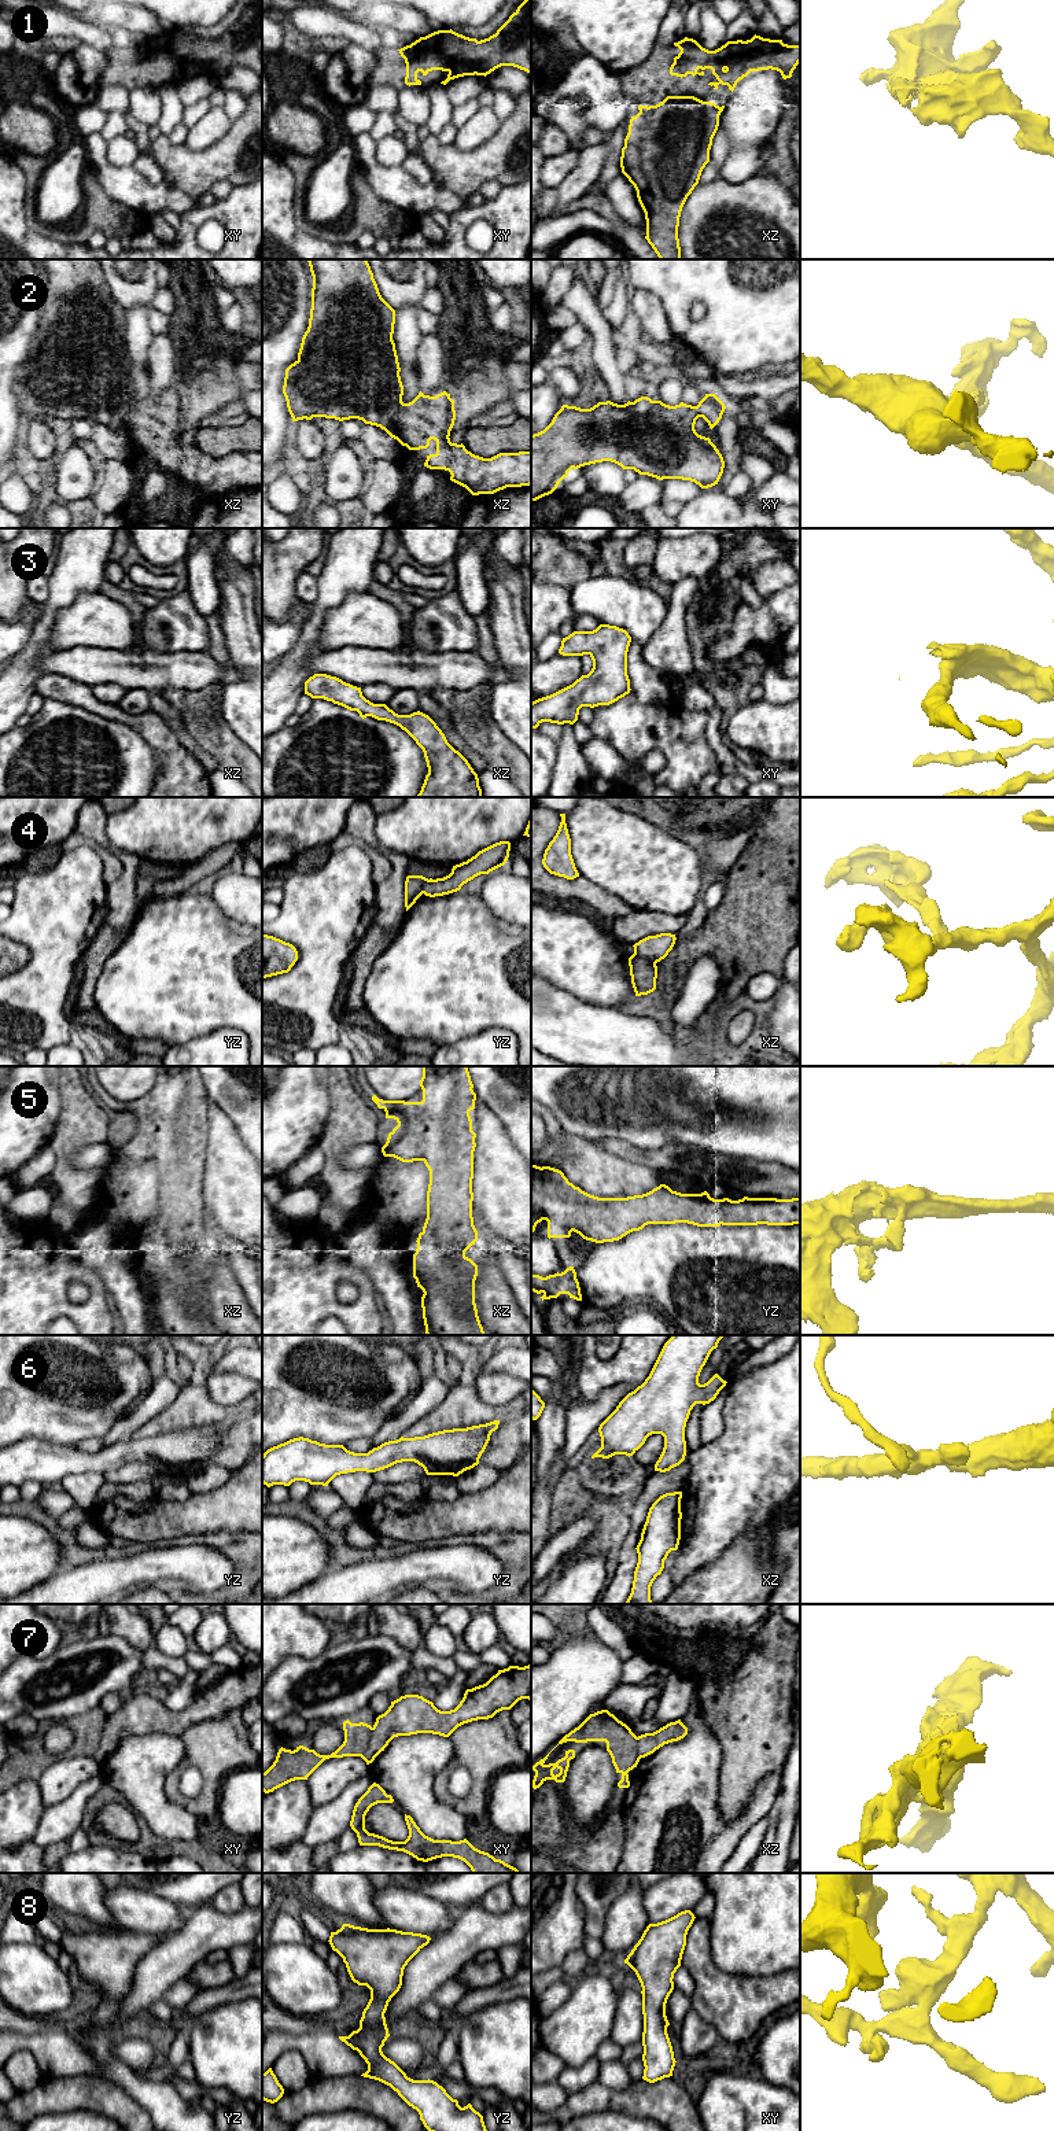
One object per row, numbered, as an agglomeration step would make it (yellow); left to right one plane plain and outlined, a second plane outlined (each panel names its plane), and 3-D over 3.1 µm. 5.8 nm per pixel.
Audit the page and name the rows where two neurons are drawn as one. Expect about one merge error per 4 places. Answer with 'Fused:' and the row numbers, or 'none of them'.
Fused: 4, 7

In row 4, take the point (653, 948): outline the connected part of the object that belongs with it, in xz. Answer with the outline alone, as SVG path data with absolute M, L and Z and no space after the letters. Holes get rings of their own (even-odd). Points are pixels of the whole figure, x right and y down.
M671 933L648 936L633 945L634 955L657 963L668 955L675 944L675 940L675 934Z

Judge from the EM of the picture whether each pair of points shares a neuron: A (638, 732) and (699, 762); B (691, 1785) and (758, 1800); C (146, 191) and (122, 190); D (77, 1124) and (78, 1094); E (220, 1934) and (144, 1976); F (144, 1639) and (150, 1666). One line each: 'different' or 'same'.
A: same
B: same
C: same
D: same
E: same
F: different

